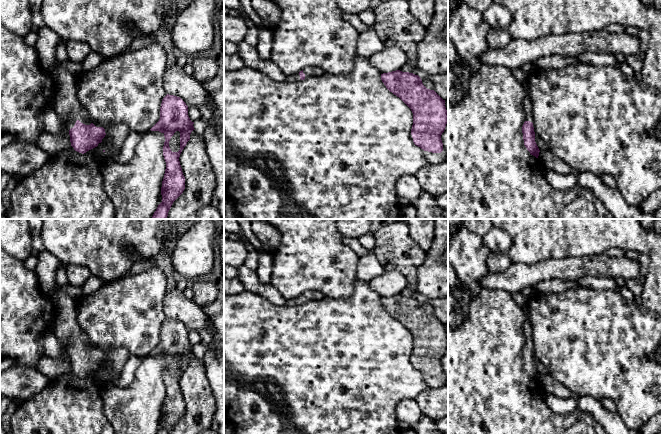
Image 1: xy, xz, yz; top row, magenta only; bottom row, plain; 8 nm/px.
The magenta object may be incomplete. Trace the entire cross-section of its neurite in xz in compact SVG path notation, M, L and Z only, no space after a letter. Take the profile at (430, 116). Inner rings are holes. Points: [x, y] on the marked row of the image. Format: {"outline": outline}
{"outline": "M396 70L381 74L381 80L390 92L411 109L414 144L424 151L441 153L441 135L448 121L445 100L434 90L427 89L421 78L413 73Z"}

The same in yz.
{"outline": "M525 86L526 94L524 98L524 111L525 111L525 122L522 126L524 145L531 155L538 158L539 148L535 142L535 132L534 132L534 118L532 112L532 102L528 96L528 87Z"}

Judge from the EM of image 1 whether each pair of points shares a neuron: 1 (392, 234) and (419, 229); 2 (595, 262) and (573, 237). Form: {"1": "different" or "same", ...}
{"1": "different", "2": "different"}

